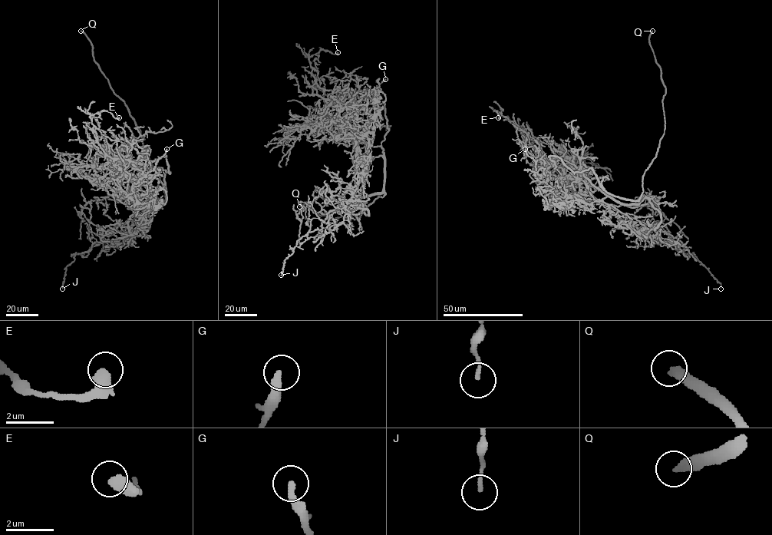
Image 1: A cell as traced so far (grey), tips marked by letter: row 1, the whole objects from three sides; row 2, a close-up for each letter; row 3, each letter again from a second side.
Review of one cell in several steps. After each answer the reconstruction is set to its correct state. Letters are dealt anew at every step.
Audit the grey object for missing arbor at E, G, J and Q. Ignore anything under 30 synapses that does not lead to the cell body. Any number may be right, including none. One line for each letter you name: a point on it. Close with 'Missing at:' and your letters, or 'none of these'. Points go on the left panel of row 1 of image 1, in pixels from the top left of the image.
Q: place (80, 31)
Missing at: Q

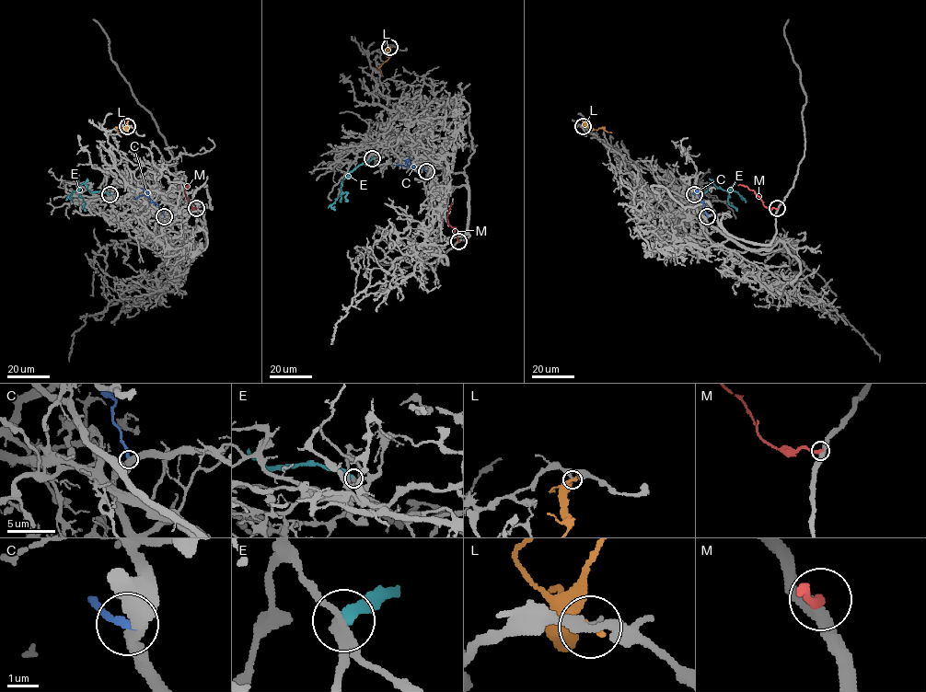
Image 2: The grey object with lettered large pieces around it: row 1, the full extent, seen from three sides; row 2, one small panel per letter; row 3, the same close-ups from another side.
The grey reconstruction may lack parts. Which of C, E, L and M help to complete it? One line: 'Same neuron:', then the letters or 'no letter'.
Same neuron: E

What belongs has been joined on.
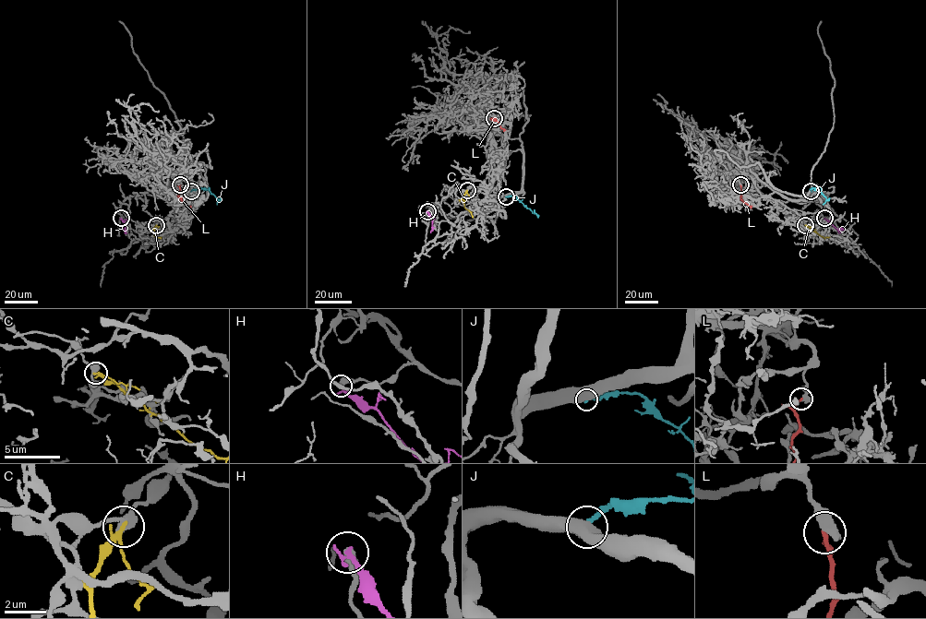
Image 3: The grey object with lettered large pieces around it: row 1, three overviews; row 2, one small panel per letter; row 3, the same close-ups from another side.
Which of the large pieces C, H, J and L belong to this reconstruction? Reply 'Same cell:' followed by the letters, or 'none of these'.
Same cell: none of these

